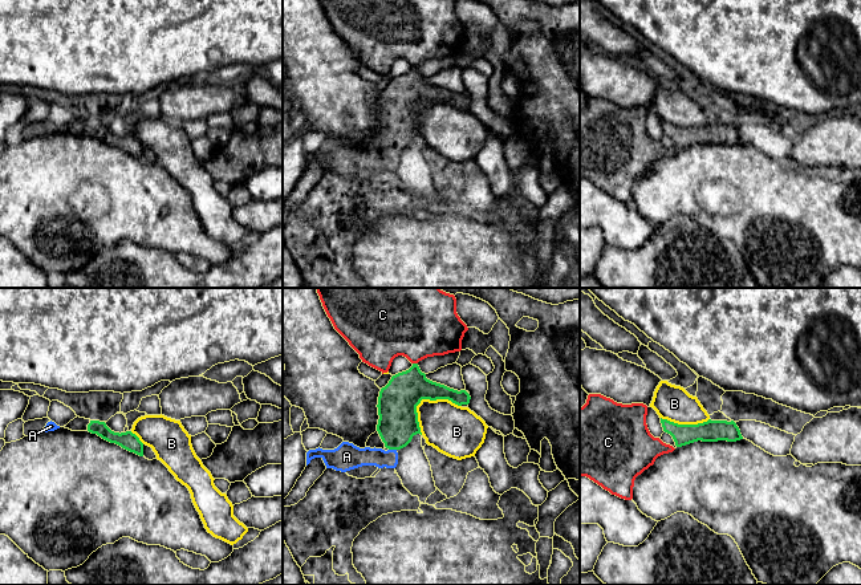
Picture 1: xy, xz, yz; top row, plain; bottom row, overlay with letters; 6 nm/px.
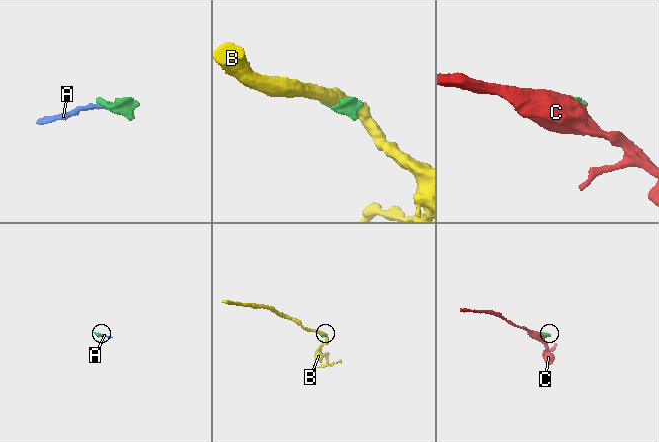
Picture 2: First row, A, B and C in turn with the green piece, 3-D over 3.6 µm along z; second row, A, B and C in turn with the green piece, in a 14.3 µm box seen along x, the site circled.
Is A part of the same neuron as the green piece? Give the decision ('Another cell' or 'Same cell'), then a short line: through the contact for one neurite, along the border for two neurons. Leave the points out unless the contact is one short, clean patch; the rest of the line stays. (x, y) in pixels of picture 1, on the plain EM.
Same cell. Line: xz (398, 125), (393, 151), (385, 159), (353, 159)

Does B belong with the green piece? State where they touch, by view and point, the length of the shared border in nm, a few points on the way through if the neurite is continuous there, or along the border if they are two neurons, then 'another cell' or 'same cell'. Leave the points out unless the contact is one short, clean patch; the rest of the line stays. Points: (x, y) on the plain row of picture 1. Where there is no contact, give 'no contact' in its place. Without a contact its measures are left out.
meets green in xz at (423, 101); contact 300 nm long; another cell

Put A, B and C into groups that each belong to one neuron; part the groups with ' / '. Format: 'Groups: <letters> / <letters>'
Groups: A / B / C

